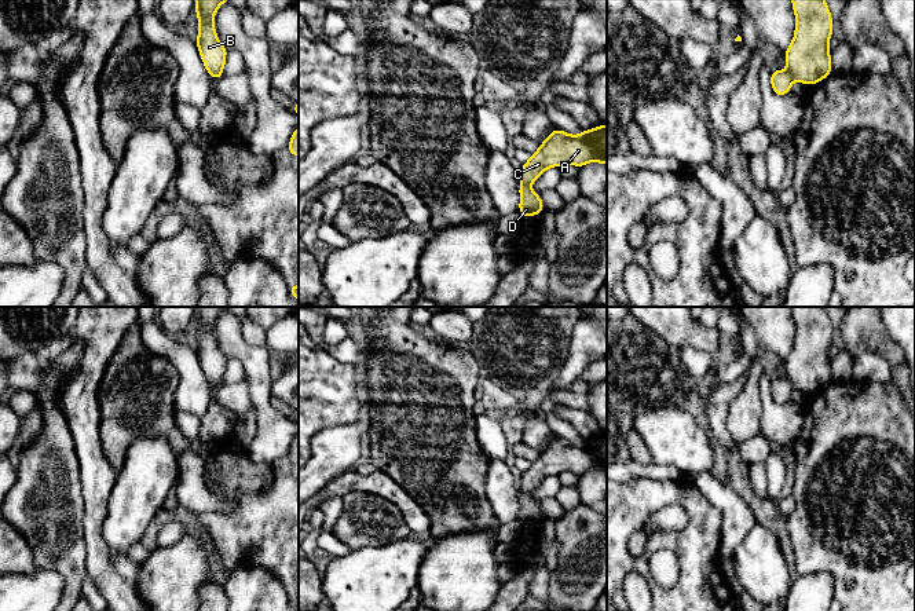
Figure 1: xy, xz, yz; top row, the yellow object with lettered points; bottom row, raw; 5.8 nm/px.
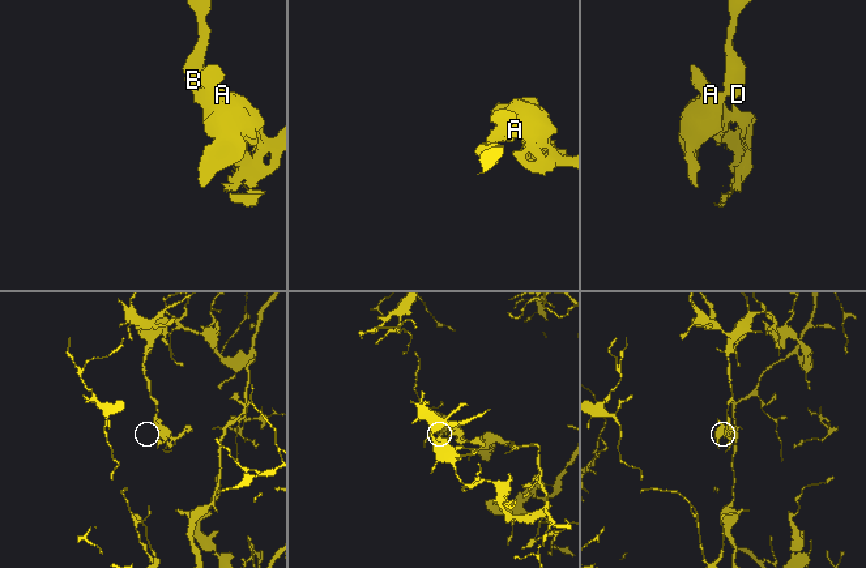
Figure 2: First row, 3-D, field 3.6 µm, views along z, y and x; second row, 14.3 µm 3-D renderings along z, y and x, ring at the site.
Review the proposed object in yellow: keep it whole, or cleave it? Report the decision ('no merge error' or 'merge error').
merge error

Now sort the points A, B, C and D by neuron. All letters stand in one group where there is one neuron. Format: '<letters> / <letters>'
A C / B D

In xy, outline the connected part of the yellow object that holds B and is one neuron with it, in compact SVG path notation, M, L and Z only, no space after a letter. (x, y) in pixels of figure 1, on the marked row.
M195 0L198 15L198 39L195 41L205 69L213 80L223 76L228 50L219 41L213 26L213 15L219 6L230 0Z

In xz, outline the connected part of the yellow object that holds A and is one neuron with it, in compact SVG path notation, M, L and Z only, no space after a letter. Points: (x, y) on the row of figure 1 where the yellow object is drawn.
M604 124L593 129L582 129L578 136L555 128L531 158L521 165L519 180L528 186L548 168L563 164L582 168L592 161L607 164L607 127Z

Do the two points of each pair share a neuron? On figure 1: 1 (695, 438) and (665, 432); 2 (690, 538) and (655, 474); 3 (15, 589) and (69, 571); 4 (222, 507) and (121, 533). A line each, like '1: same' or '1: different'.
1: same
2: different
3: different
4: different

